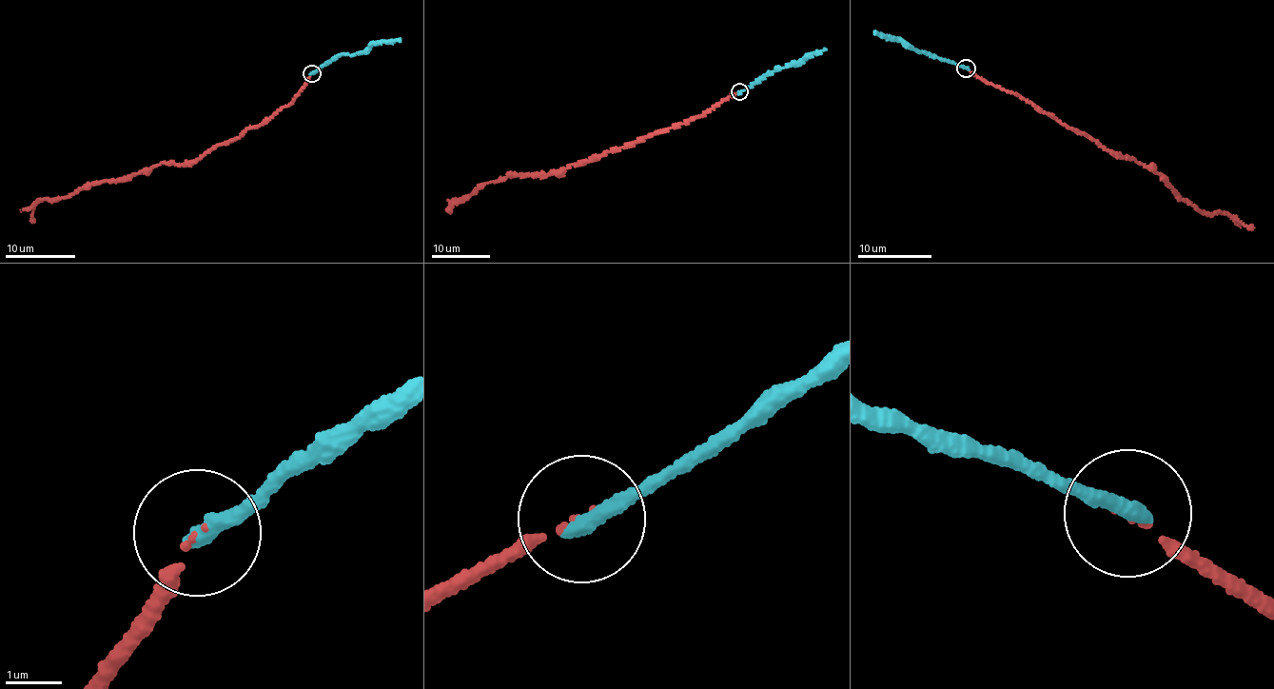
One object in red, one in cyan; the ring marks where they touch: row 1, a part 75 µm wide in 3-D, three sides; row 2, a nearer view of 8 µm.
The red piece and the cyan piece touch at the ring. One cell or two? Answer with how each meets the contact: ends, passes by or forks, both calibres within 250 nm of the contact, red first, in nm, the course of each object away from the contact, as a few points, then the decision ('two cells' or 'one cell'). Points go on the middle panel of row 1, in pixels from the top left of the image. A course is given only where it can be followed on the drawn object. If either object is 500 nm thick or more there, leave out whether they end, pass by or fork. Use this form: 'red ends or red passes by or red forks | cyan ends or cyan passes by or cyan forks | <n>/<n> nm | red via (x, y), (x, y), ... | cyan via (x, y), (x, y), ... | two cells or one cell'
red ends | cyan ends | 80/320 nm | red via (739, 91), (722, 99), (702, 114), (588, 161), (537, 176), (513, 175), (482, 184), (447, 212) | cyan via (739, 91), (773, 71), (798, 64), (825, 48) | one cell

